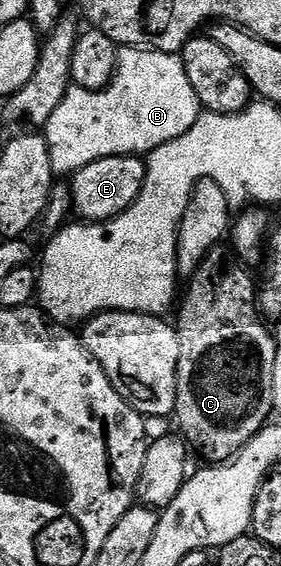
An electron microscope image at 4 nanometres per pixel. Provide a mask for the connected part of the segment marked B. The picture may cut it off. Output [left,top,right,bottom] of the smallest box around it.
[42,47,202,175]

